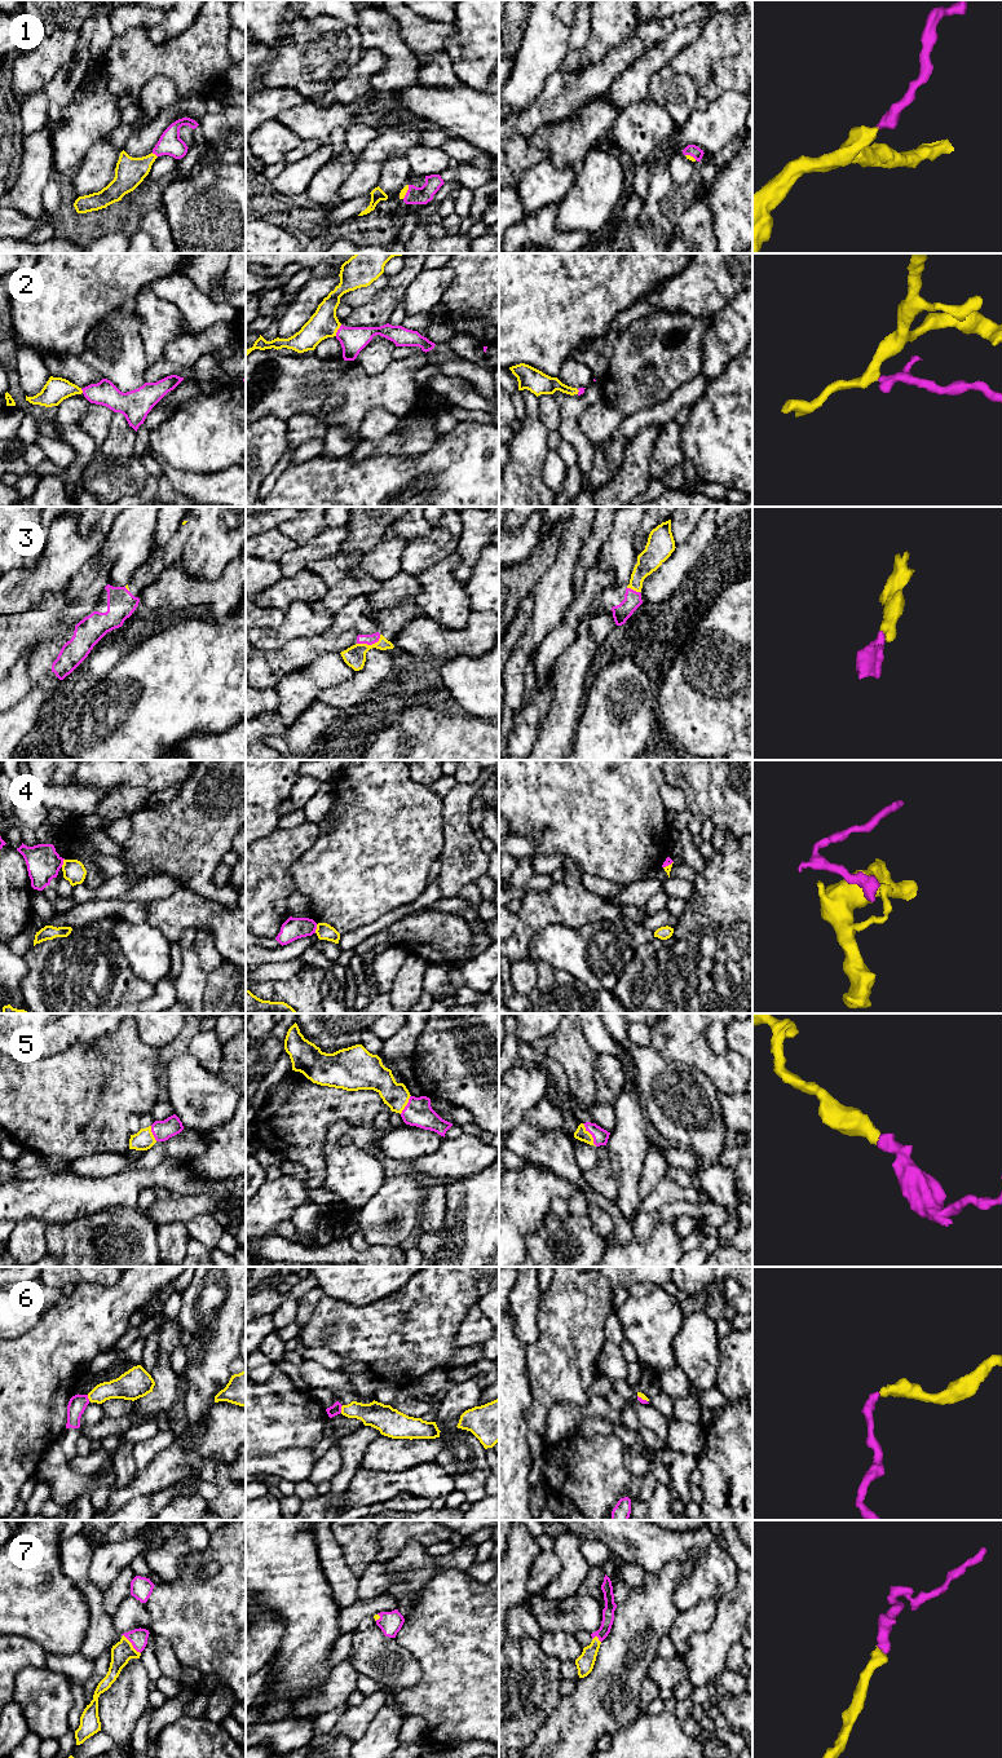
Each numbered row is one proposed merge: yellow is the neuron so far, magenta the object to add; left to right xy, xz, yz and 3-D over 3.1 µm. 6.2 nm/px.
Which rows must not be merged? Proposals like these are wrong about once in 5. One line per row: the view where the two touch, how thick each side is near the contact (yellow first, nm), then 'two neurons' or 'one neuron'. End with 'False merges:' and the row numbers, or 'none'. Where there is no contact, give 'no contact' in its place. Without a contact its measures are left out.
1: contact in xy; calibres 190 and 140 nm; one neuron
2: contact in xz; calibres 180 and 160 nm; one neuron
3: contact in xz; calibres 140 and 60 nm; one neuron
4: contact in xz; calibres 100 and 140 nm; two neurons
5: contact in yz; calibres 80 and 100 nm; one neuron
6: contact in xz; calibres 160 and 70 nm; one neuron
7: contact in xy; calibres 140 and 110 nm; one neuron
False merges: 4

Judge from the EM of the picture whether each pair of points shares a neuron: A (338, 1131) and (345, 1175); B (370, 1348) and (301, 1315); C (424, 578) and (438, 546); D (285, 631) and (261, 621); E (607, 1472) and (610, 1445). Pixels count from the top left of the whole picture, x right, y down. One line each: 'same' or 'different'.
A: same
B: different
C: different
D: different
E: same

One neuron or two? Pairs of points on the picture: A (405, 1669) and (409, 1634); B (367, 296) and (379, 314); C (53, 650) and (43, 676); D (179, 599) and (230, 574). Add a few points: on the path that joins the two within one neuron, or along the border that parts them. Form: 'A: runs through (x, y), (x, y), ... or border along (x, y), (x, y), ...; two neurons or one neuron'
A: border along (394, 1638), (418, 1661), (420, 1668), (419, 1679); two neurons
B: border along (389, 278), (389, 283), (371, 300), (353, 309); two neurons
C: runs through (53, 657), (53, 662), (47, 670); one neuron
D: runs through (191, 595), (211, 595), (219, 587); one neuron

